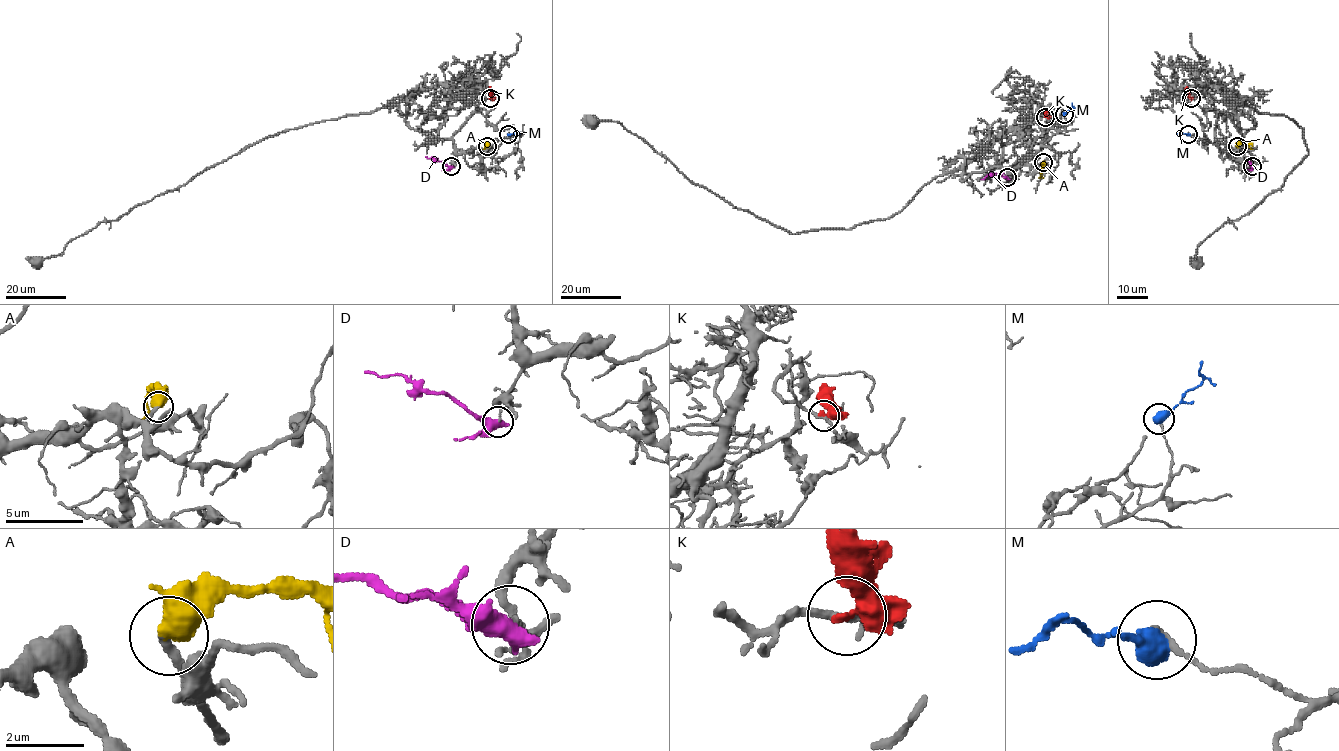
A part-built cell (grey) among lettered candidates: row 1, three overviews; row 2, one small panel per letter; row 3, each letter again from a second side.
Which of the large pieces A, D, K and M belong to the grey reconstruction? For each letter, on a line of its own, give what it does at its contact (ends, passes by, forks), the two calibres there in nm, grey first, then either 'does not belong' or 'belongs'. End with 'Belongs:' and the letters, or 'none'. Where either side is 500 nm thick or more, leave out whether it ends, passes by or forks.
A: it passes by | 240/480 nm | belongs
D: it passes by | 150/480 nm | does not belong
K: it passes by | 160/380 nm | does not belong
M: 200/650 nm | does not belong
Belongs: A

